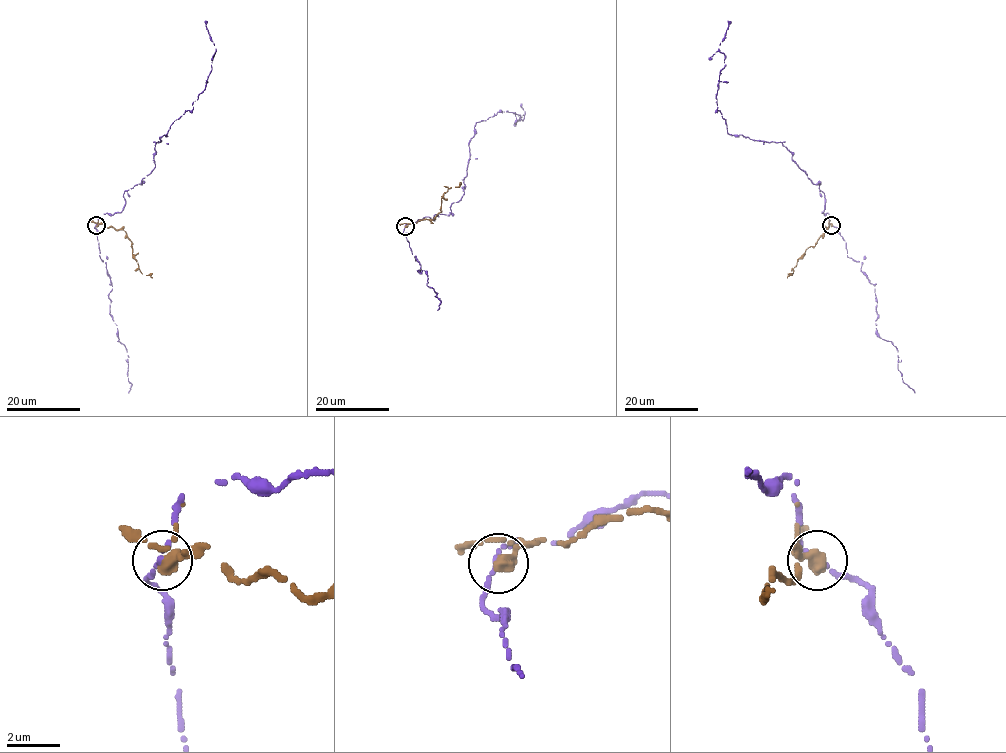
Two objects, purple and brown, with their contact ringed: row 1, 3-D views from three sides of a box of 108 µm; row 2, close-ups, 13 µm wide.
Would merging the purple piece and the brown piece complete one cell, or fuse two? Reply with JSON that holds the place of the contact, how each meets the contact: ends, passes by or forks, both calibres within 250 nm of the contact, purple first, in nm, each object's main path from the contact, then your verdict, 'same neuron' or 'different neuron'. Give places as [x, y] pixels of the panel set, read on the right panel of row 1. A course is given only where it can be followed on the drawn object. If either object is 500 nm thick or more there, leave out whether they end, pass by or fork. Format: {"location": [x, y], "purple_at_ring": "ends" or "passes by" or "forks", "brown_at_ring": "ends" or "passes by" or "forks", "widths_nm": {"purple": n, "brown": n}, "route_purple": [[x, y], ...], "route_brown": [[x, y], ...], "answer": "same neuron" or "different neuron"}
{"location": [831, 225], "widths_nm": {"purple": 200, "brown": 500}, "route_purple": [[831, 225], [821, 213], [819, 183], [781, 142], [727, 132], [716, 95], [725, 65], [718, 49], [729, 21]], "route_brown": [[831, 225], [828, 223], [817, 242], [809, 246], [787, 278]], "answer": "different neuron"}

